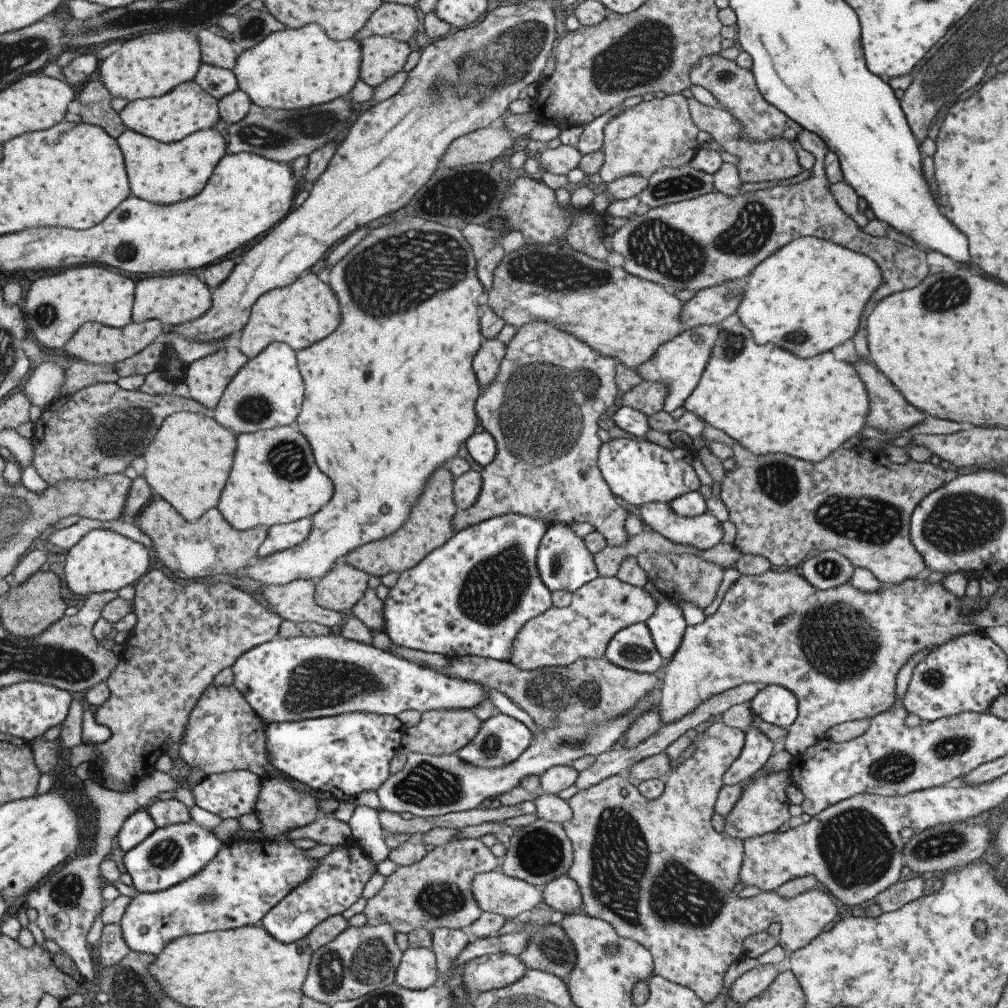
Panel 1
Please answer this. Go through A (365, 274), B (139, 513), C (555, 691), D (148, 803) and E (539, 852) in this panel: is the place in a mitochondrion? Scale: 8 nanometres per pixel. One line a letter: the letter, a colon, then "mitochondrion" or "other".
A: mitochondrion
B: other
C: mitochondrion
D: other
E: mitochondrion

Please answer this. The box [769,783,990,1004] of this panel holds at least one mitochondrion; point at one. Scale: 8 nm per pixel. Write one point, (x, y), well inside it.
(856, 848)

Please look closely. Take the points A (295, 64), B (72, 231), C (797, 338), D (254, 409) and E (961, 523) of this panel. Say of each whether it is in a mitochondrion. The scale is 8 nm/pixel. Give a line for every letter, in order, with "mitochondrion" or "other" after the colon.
A: other
B: other
C: mitochondrion
D: mitochondrion
E: mitochondrion

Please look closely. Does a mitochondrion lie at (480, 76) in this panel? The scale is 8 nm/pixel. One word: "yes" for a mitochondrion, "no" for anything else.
yes

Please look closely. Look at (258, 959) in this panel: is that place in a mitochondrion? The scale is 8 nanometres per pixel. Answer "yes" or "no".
no

